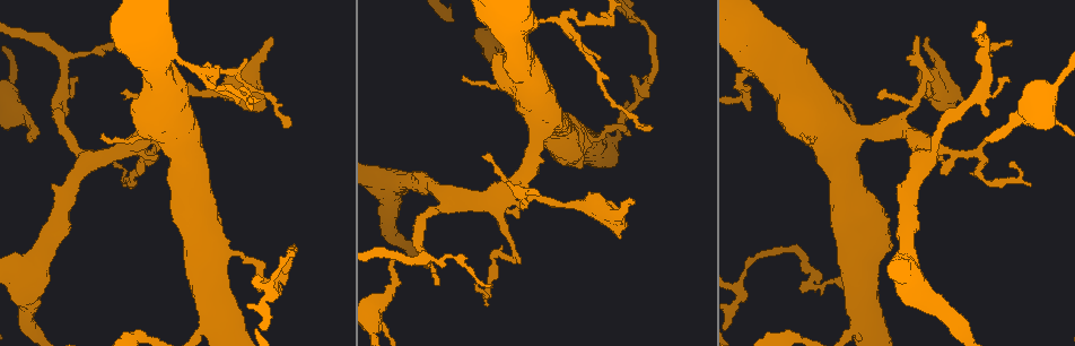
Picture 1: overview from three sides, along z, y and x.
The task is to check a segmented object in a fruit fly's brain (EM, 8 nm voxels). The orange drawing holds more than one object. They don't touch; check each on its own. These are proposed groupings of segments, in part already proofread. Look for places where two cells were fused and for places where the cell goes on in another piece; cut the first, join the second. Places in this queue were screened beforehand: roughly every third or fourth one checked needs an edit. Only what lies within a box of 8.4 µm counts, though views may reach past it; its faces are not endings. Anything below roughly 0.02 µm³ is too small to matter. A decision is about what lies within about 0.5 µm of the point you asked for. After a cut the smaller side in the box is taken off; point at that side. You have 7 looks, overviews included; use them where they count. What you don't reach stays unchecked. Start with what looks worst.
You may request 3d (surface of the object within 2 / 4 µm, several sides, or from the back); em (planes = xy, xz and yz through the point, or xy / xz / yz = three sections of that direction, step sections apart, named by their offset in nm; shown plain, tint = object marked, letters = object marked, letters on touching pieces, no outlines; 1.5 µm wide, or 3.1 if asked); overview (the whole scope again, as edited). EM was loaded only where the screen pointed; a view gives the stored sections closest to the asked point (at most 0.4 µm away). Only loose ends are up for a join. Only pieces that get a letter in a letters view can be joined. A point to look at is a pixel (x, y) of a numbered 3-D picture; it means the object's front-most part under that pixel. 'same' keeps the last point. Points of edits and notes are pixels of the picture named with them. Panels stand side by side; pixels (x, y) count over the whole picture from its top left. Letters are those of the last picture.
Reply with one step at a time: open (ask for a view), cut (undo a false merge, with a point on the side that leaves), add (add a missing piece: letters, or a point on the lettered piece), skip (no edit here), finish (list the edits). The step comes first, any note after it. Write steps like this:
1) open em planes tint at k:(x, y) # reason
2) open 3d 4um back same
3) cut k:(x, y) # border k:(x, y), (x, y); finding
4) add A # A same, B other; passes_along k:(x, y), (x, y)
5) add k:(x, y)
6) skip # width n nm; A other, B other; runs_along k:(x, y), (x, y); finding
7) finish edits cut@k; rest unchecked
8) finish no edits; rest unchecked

open em planes letters at 1:(929, 40) # an open end

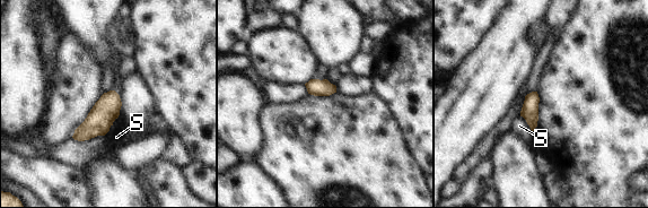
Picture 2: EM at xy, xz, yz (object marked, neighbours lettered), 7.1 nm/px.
skip # width 120 nm; S other; border 2:(519, 115), (525, 120), (532, 132); none of them fits

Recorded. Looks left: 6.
open em yz step 4 tint at 1:(29, 139) # an open end

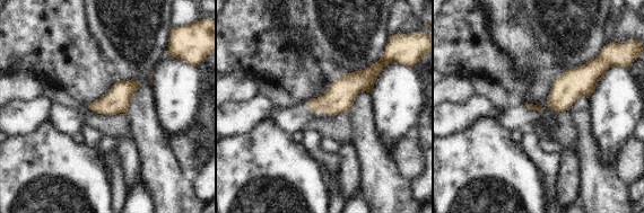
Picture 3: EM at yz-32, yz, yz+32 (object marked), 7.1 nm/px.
open em planes letters same

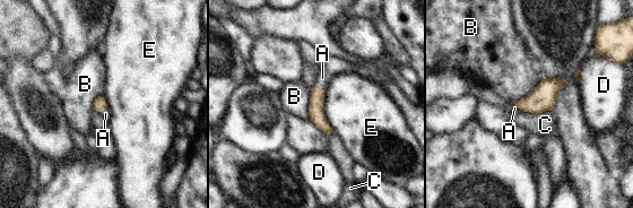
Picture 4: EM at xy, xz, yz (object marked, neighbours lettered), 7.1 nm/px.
add A # A same, B other, C other, D other, E other; the cell continues

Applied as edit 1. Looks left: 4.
open overview # redraw

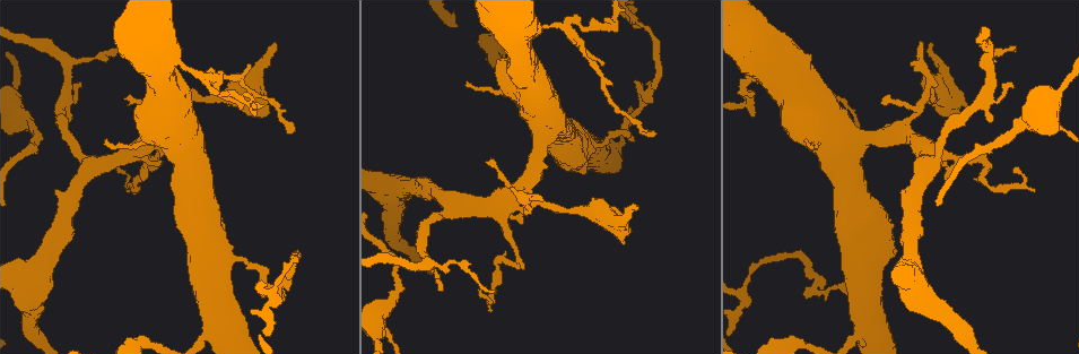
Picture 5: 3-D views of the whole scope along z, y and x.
open em planes letters at 5:(289, 134) # tapers out

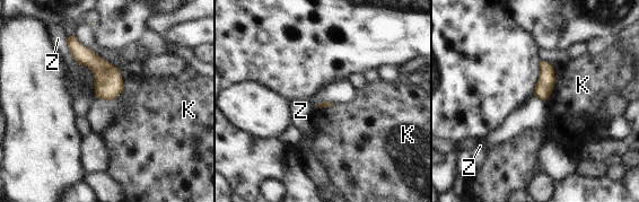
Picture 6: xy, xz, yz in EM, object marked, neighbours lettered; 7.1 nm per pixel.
skip # K other, Z other; border 6:(554, 68), (554, 87), (545, 100); no lettered piece goes on from it

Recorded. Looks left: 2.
finish edits add@4; rest unchecked

